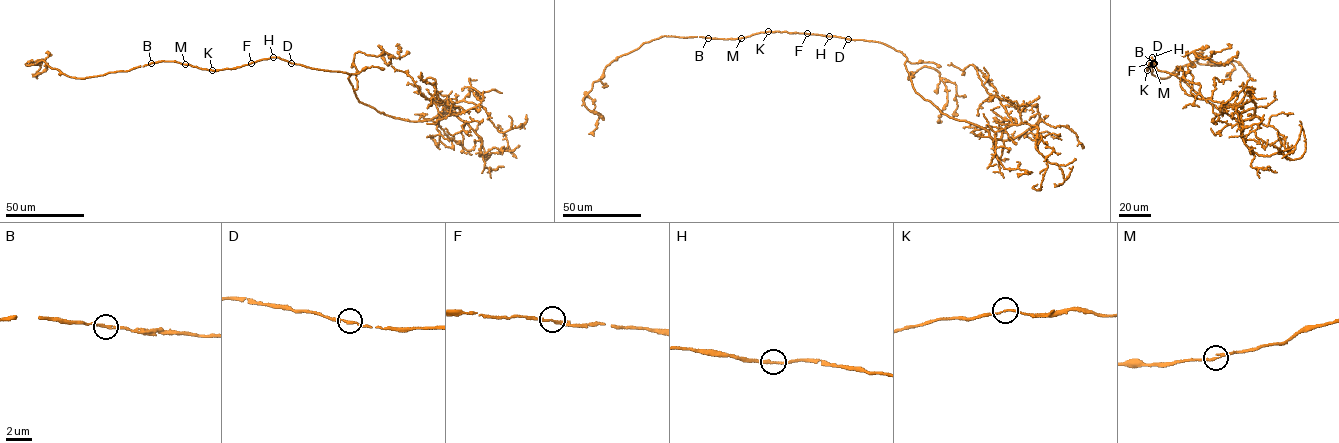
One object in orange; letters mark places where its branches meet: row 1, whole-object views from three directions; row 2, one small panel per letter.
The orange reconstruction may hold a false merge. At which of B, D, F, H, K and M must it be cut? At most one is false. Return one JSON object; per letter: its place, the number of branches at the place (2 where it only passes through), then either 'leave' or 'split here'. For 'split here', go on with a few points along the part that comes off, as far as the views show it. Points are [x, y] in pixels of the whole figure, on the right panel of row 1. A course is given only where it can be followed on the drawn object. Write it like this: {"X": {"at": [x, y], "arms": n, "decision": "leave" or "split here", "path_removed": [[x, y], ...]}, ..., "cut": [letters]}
{"B": {"at": [1153, 63], "arms": 2, "decision": "leave"}, "D": {"at": [1154, 63], "arms": 2, "decision": "leave"}, "F": {"at": [1149, 63], "arms": 2, "decision": "leave"}, "H": {"at": [1152, 57], "arms": 2, "decision": "leave"}, "K": {"at": [1147, 70], "arms": 2, "decision": "leave"}, "M": {"at": [1153, 64], "arms": 2, "decision": "leave"}, "cut": []}

